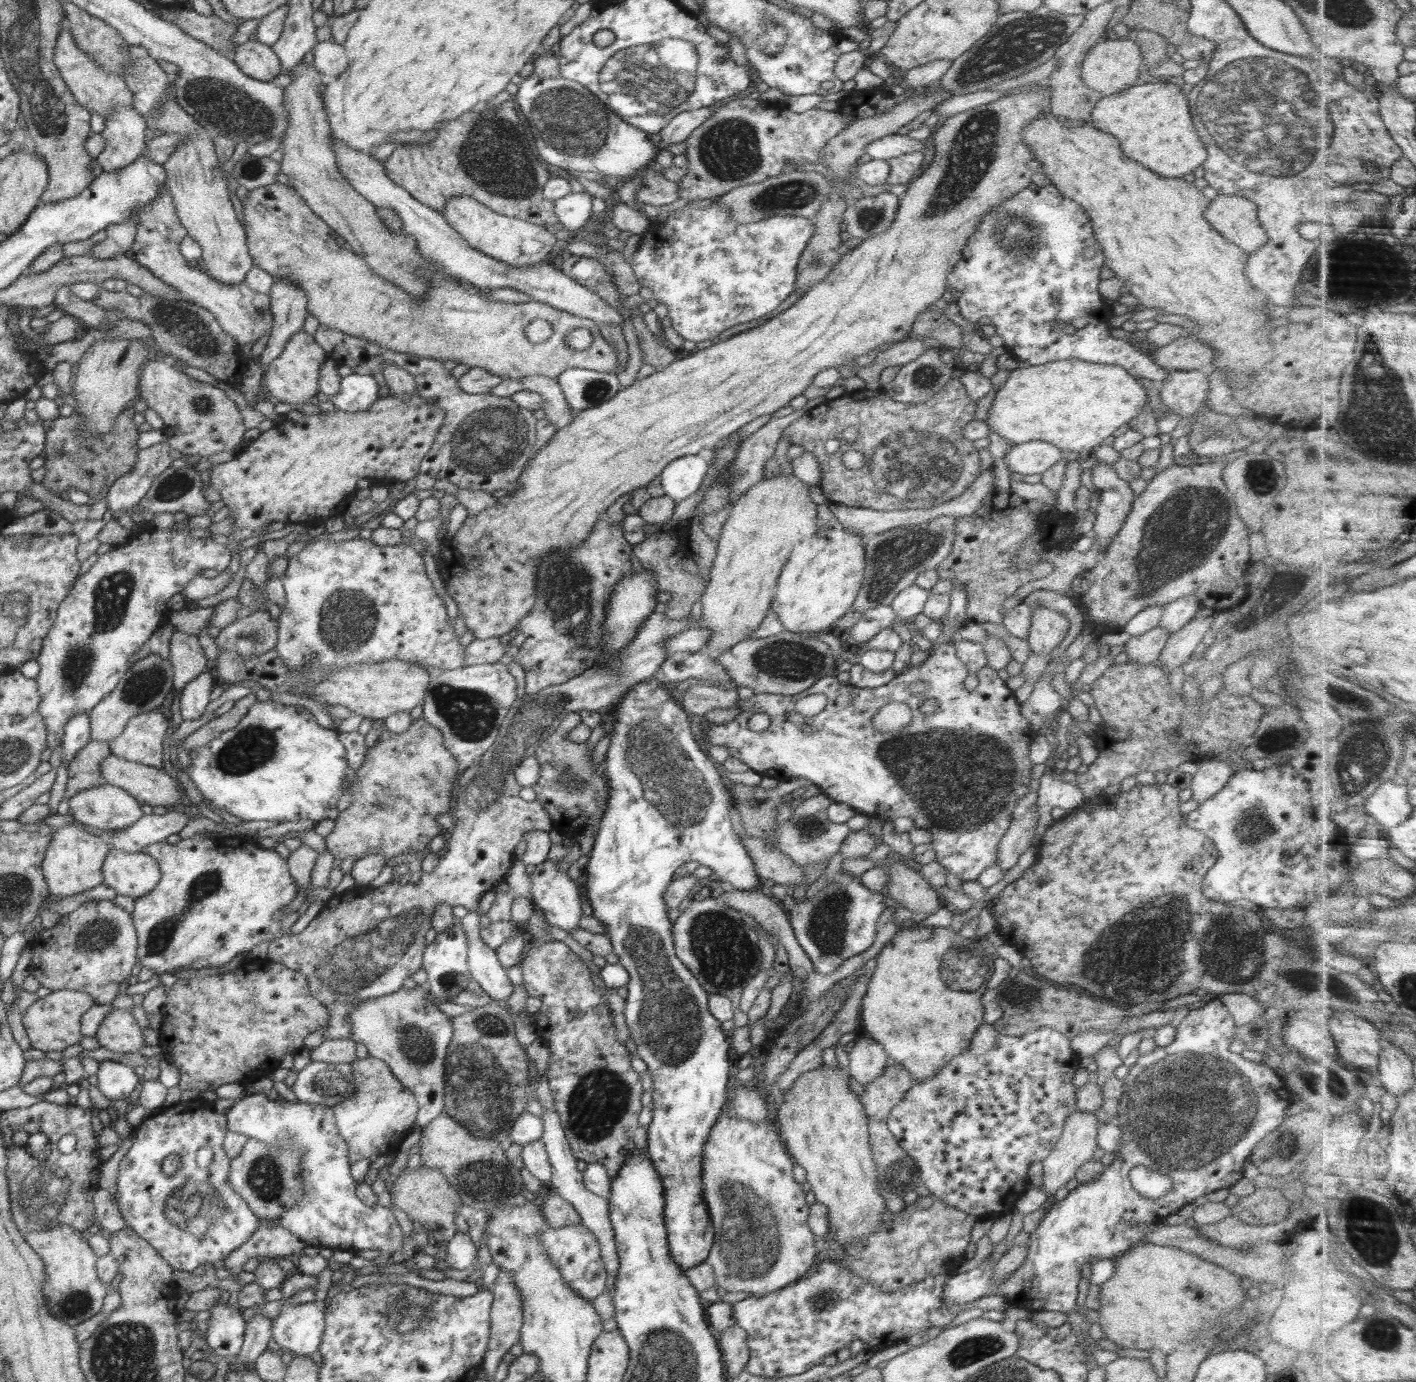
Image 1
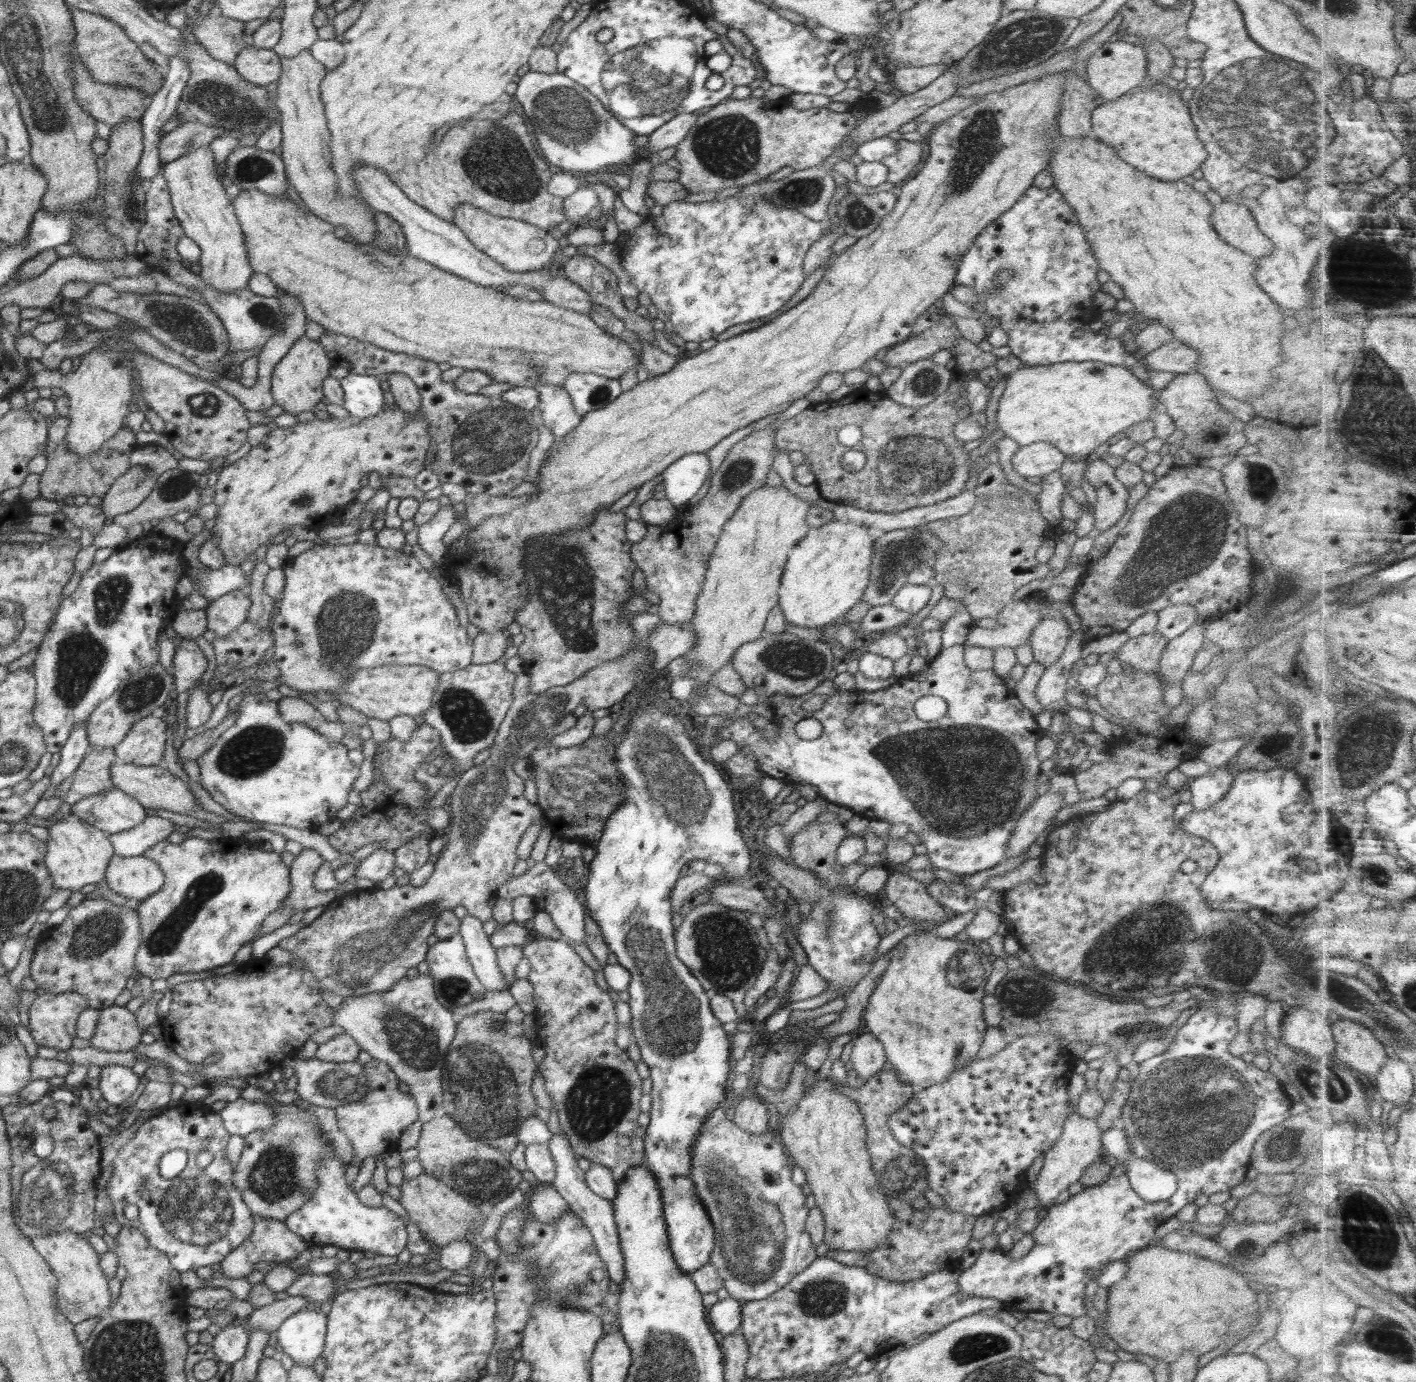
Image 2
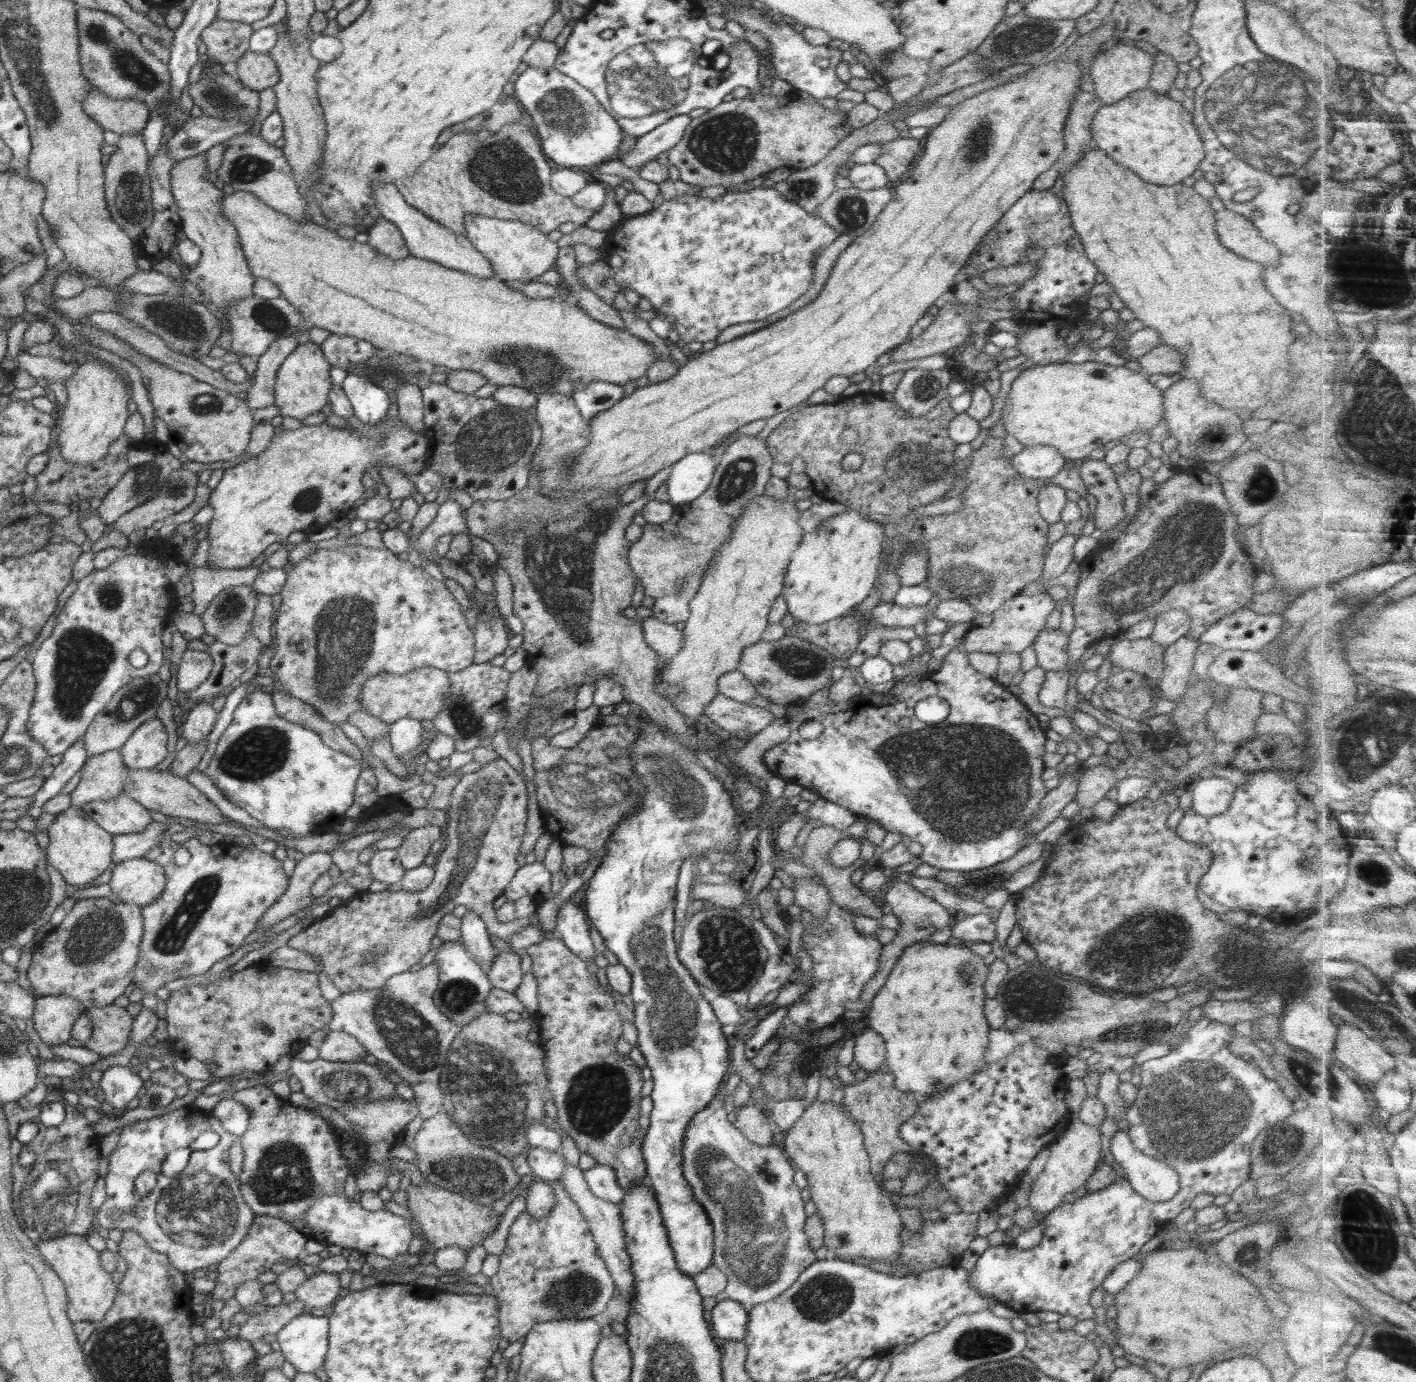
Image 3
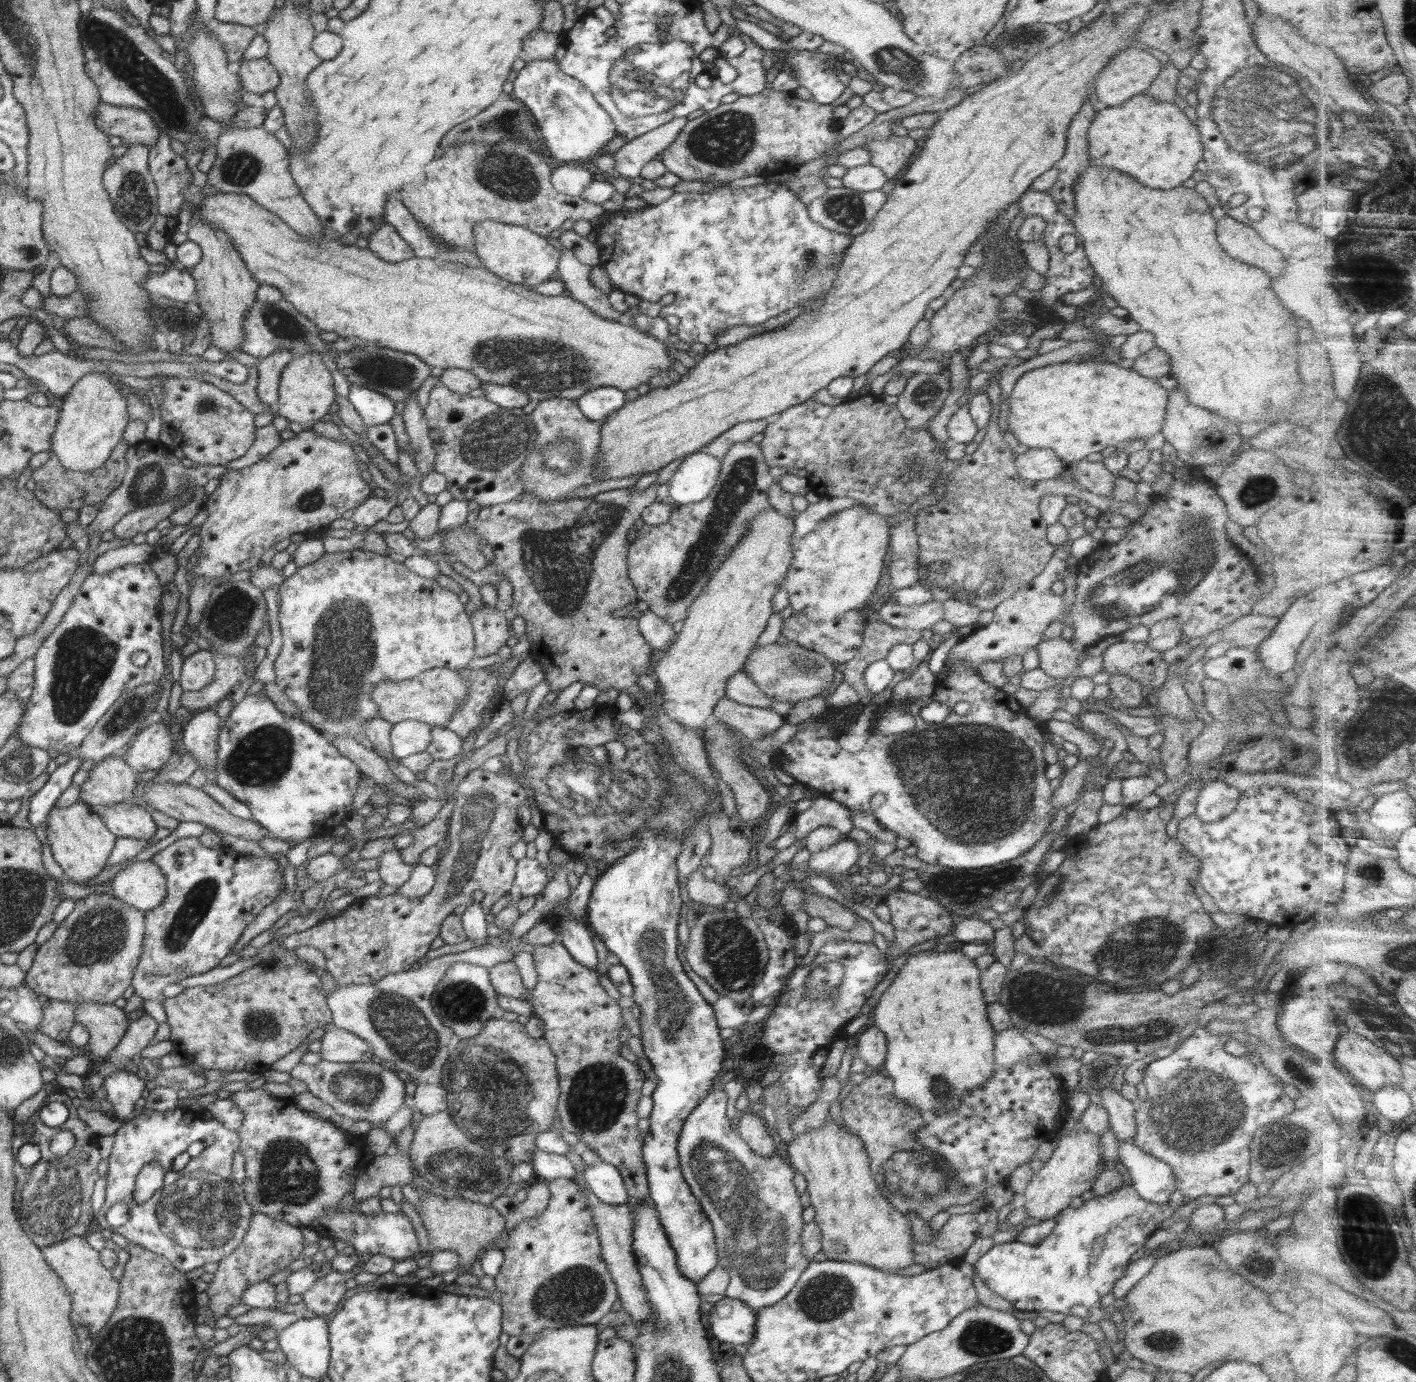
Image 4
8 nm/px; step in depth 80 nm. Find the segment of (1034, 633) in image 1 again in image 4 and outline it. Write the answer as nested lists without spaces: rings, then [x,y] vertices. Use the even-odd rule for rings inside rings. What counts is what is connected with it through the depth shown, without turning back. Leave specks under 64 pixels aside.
[[[1044,637],[1036,649],[1040,657],[1039,668],[1048,676],[1069,683],[1083,677],[1078,666],[1080,653],[1074,651],[1070,641],[1067,642],[1061,637],[1052,639]]]

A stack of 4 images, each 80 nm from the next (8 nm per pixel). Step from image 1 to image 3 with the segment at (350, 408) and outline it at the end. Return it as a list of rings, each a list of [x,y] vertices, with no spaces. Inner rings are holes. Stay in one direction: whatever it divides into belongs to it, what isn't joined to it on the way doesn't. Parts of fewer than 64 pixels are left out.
[[[350,373],[341,387],[352,404],[354,415],[363,423],[374,425],[387,417],[391,401],[388,392],[380,385],[366,377]]]

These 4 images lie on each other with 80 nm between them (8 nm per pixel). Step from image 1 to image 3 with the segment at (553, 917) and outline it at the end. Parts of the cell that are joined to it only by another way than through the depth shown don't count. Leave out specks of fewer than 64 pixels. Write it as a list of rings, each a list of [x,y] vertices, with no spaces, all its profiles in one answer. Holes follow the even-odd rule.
[[[522,863],[503,895],[508,901],[515,901],[526,896],[534,898],[538,904],[553,898],[550,894],[552,875],[544,863]],[[573,901],[562,902],[556,919],[555,935],[582,960],[595,958],[594,945],[584,911]]]

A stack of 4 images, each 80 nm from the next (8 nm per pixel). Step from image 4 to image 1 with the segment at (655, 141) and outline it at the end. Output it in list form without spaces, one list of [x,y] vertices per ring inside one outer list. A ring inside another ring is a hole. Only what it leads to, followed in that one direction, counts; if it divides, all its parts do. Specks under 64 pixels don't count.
[[[714,106],[701,109],[677,110],[672,121],[660,130],[660,147],[684,142],[702,122],[715,111]]]

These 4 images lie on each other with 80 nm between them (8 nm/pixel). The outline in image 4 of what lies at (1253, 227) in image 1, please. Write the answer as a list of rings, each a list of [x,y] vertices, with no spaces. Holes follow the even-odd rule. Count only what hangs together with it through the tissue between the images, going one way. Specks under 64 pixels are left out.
[[[1224,215],[1216,221],[1218,242],[1232,258],[1258,266],[1264,272],[1268,272],[1270,276],[1278,276],[1284,272],[1286,260],[1282,252],[1266,244],[1250,225],[1230,215]]]

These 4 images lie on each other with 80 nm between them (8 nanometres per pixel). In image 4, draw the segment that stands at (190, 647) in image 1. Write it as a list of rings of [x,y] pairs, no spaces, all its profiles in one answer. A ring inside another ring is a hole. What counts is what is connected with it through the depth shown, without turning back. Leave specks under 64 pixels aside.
[[[210,651],[194,652],[183,660],[180,686],[183,691],[198,692],[213,682],[216,662]]]

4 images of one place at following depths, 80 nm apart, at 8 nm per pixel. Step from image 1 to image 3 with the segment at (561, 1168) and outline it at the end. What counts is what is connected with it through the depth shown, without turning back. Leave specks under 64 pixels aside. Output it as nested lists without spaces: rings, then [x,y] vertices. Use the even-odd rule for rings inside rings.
[[[566,1163],[566,1170],[559,1178],[569,1197],[578,1206],[580,1214],[588,1222],[591,1234],[596,1243],[598,1254],[604,1260],[606,1268],[610,1271],[611,1277],[615,1282],[615,1287],[619,1292],[626,1296],[630,1304],[635,1298],[634,1273],[631,1271],[630,1255],[626,1252],[626,1233],[624,1233],[624,1219],[621,1215],[621,1203],[608,1202],[596,1196],[587,1185],[583,1171],[570,1163]]]

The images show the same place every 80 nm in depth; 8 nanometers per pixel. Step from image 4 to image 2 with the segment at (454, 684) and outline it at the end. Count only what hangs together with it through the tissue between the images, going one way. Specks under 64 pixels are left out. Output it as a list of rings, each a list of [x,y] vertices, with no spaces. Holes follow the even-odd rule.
[[[378,666],[372,670],[356,670],[335,698],[341,704],[357,710],[369,718],[392,720],[395,716],[423,715],[432,704],[434,688],[440,682],[440,674],[426,666]]]

